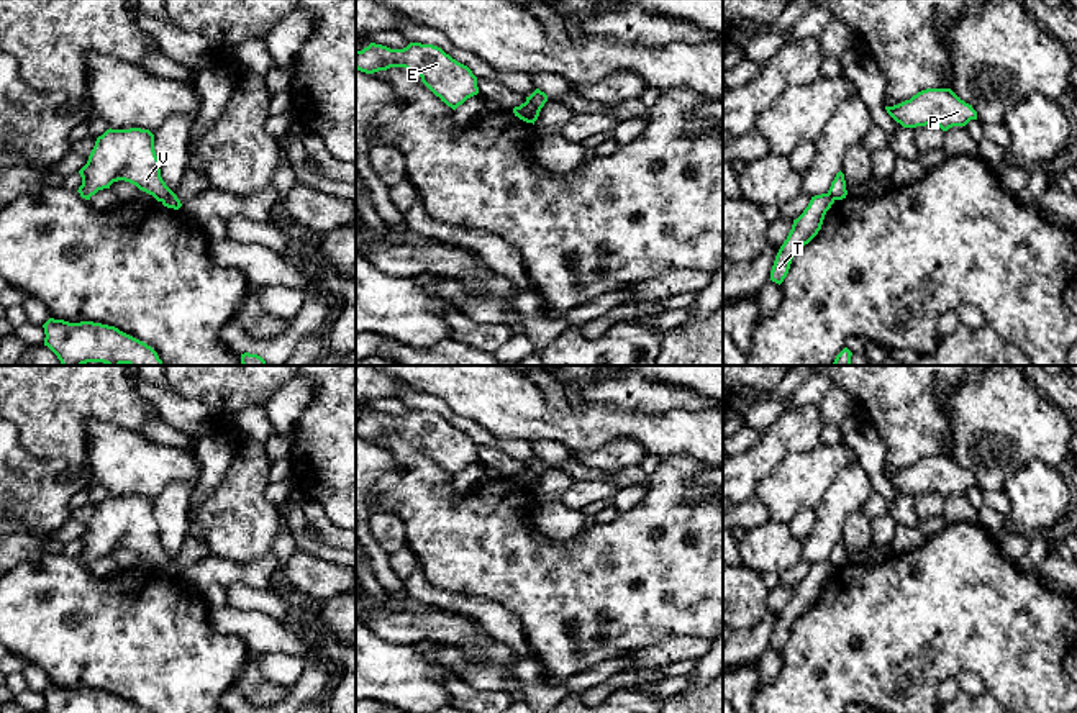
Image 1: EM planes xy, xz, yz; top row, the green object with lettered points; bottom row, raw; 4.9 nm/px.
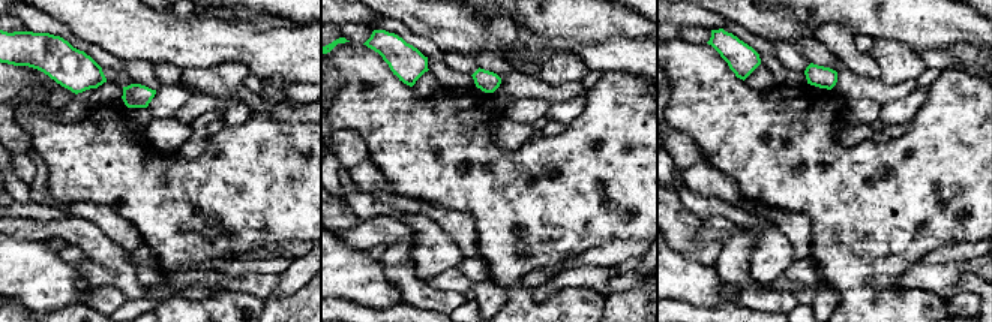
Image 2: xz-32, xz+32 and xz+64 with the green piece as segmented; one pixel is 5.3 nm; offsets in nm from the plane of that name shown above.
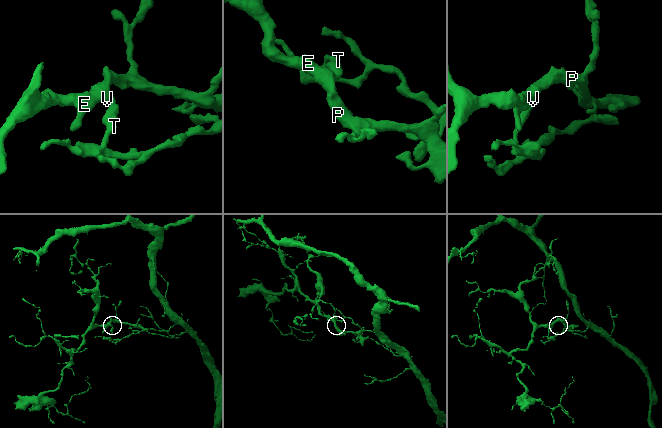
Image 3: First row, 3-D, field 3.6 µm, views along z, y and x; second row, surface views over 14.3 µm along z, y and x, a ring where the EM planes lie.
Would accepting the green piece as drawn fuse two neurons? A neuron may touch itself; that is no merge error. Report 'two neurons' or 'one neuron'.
two neurons

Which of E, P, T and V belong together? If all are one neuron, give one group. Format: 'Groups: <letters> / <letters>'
Groups: E P V / T

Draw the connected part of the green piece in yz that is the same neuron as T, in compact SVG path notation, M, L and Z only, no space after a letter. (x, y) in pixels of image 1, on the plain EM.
M828 561L815 562L803 580L793 587L792 597L775 623L770 638L772 649L779 652L784 649L793 623L818 602L833 570L834 567Z

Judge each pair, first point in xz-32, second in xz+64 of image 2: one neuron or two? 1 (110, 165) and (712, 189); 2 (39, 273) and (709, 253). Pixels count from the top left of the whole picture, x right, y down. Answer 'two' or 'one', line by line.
1: two
2: two

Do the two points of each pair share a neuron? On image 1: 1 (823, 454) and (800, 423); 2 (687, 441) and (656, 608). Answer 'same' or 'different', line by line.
1: different
2: different

